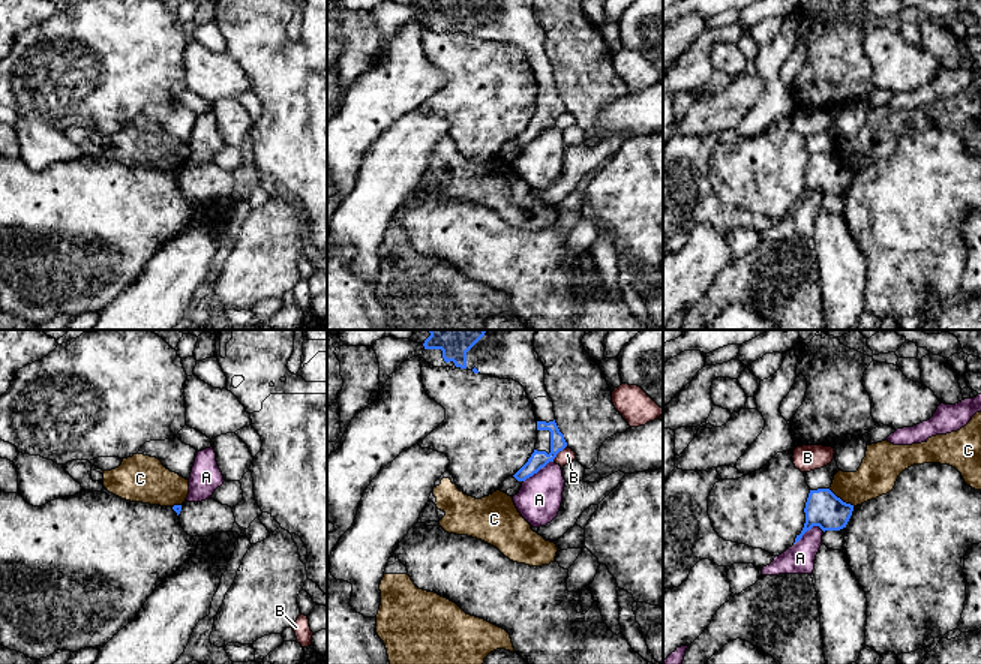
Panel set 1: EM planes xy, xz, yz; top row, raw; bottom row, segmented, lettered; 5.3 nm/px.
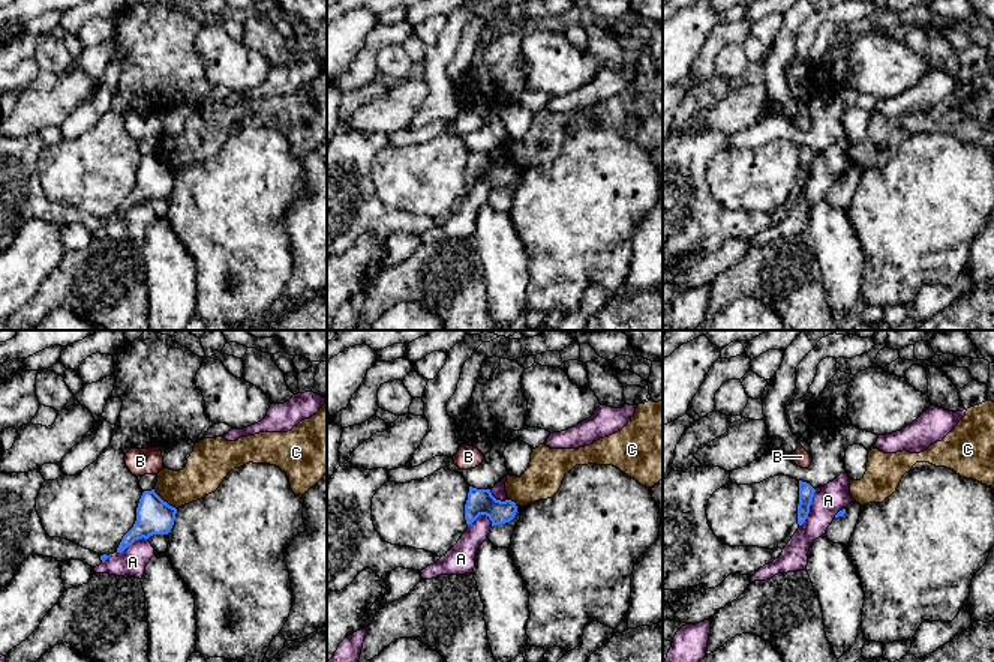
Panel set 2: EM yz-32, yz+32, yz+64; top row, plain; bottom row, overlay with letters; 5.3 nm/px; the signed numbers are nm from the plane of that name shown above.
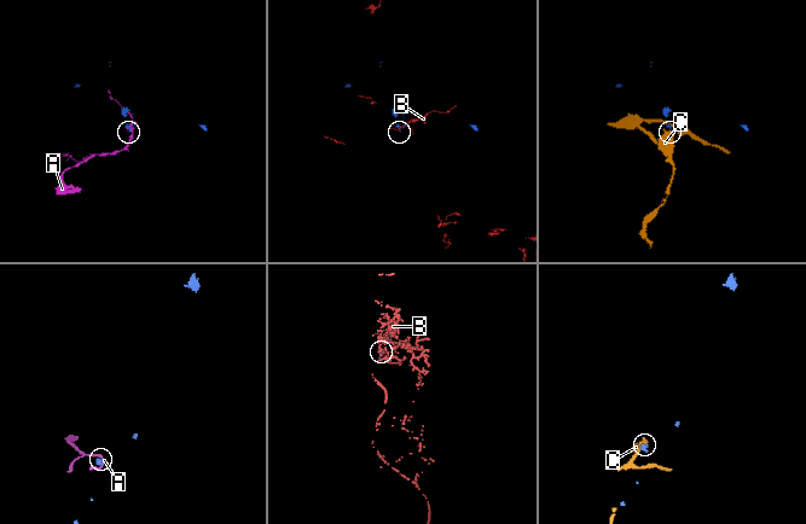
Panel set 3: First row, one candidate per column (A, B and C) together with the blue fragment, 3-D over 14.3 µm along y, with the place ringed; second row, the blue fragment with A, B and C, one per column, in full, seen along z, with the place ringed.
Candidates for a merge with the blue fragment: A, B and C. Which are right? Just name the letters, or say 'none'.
none

